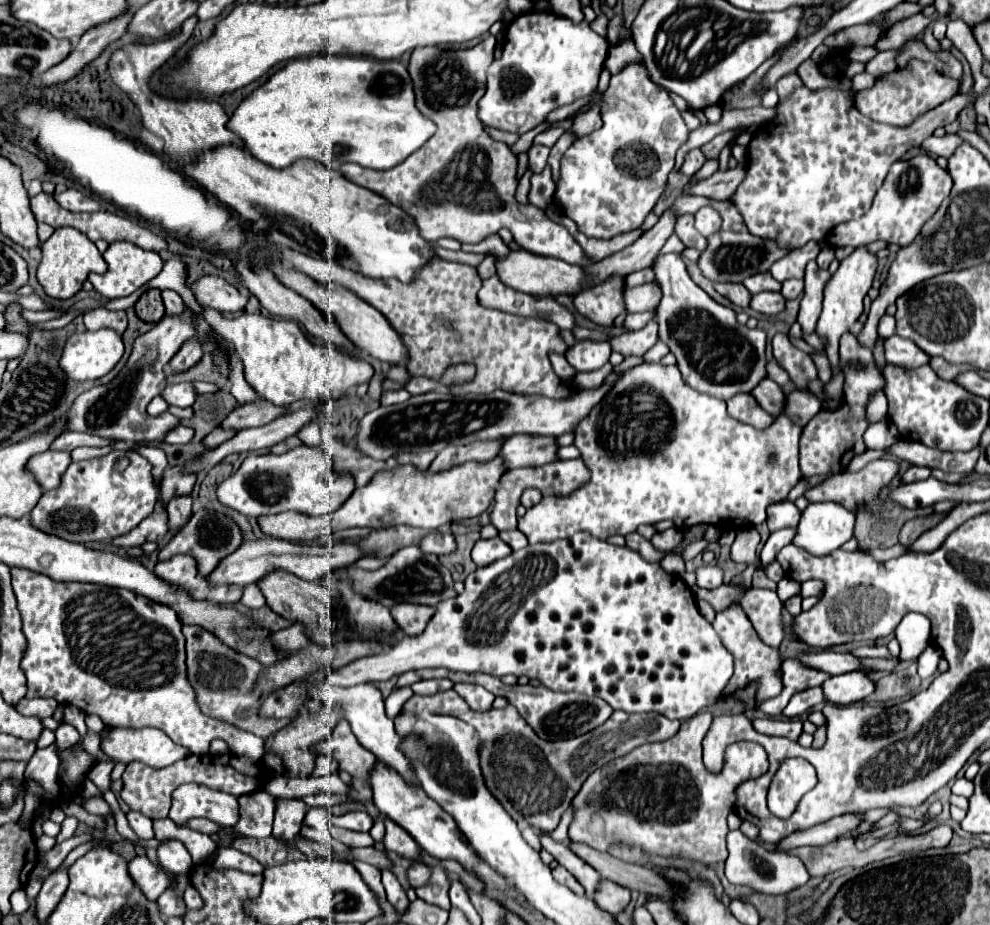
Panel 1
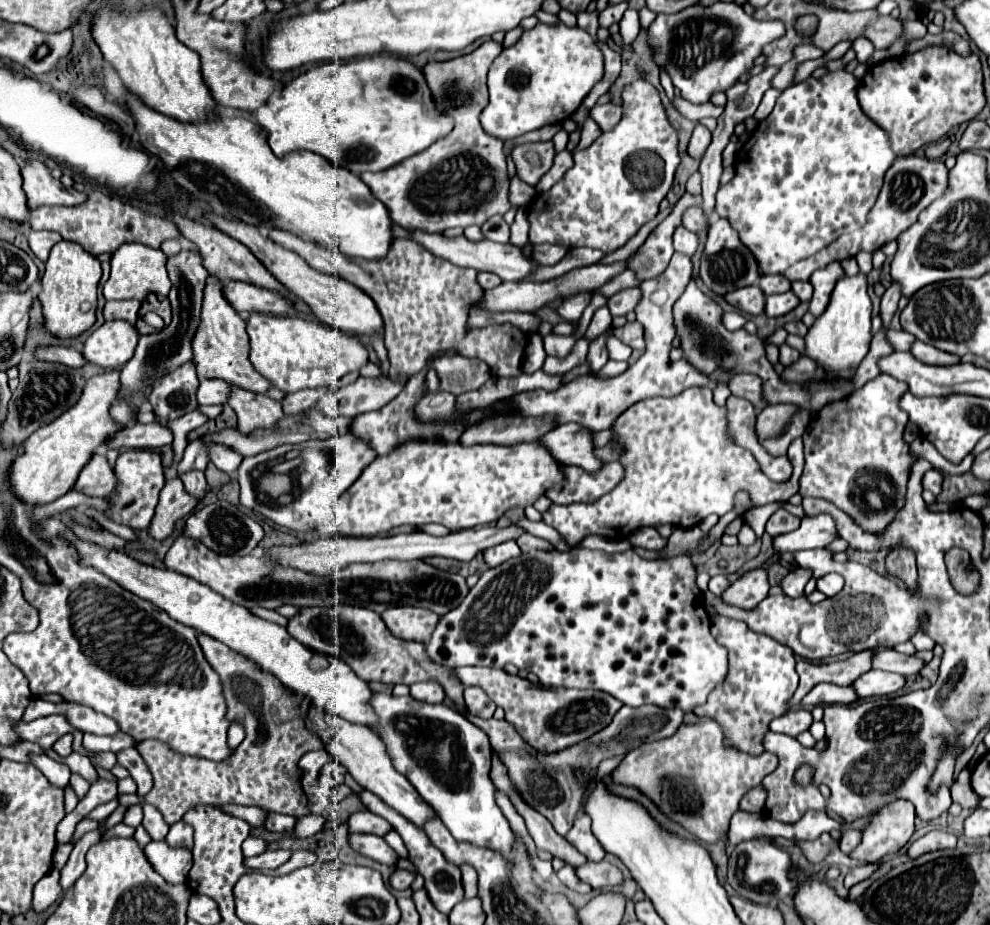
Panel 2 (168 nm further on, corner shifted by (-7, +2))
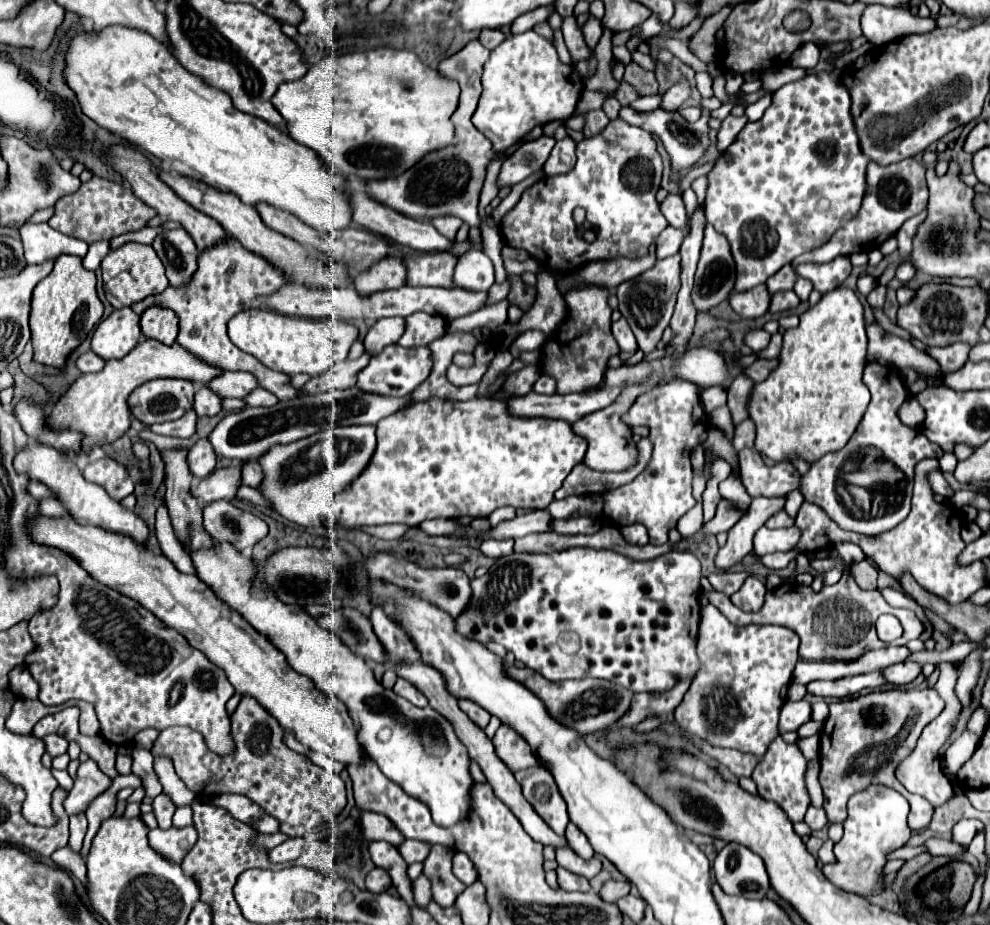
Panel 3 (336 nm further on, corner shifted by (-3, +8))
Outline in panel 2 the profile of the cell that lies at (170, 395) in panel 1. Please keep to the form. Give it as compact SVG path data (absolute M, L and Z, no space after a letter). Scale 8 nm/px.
M201 378L201 384L197 388L197 402L199 404L225 404L227 396L229 396L227 382Z

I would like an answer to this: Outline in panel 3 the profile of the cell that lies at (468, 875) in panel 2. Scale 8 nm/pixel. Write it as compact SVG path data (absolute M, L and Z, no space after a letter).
M463 852L453 854L453 874L455 874L461 882L465 882L467 886L473 884L473 882L479 878L479 874L475 872L475 866L471 864L469 856L463 854Z

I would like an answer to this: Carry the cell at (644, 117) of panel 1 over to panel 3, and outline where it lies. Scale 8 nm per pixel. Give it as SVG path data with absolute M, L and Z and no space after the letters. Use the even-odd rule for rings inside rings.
M613 120L601 134L585 138L577 144L577 164L571 172L543 176L539 184L535 182L521 194L519 204L515 204L503 216L503 224L499 224L501 236L507 246L527 250L529 256L535 258L545 272L555 272L559 276L571 274L571 270L583 268L585 264L597 260L645 256L657 236L669 226L659 210L659 202L655 200L657 188L661 184L661 170L661 156L655 148L653 136L623 120ZM575 208L585 210L583 230L579 230L577 222L573 220Z

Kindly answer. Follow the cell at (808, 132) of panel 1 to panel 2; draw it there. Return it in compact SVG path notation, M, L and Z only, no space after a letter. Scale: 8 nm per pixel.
M835 70L835 72L829 72L823 78L813 78L811 76L811 78L803 80L803 82L787 88L785 92L781 92L773 112L765 120L761 120L757 124L753 136L747 140L747 144L739 152L739 156L735 160L735 178L729 184L719 188L715 212L721 218L727 218L733 228L737 228L737 232L741 236L741 242L755 254L763 274L781 274L791 264L795 264L795 262L799 262L803 258L813 256L815 252L825 248L829 242L833 242L841 234L853 232L853 230L861 228L867 222L867 214L873 208L875 198L879 196L879 190L883 186L883 176L891 168L891 164L895 162L897 154L895 154L895 150L891 146L891 136L887 134L887 130L883 130L881 126L875 126L875 122L871 122L867 118L867 114L863 114L863 110L861 110L861 106L857 102L857 86L859 86L859 82L857 82L857 78L853 74L849 74L845 70Z

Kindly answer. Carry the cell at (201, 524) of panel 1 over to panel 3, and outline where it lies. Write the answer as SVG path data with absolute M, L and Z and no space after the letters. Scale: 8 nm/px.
M225 500L203 508L203 528L215 540L231 542L239 552L251 550L263 536L267 536L267 524L261 518L243 512Z

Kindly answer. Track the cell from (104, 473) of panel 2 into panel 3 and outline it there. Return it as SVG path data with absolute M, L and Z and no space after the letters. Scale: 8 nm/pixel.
M109 456L89 462L83 468L83 476L89 482L101 484L113 500L123 500L125 496L133 494L133 490L135 490L131 476L127 476L127 468Z

